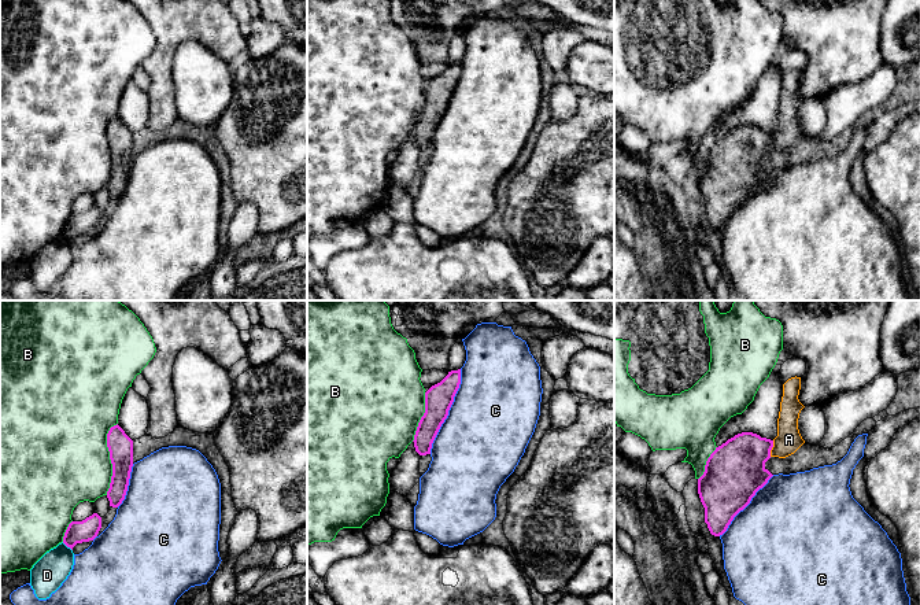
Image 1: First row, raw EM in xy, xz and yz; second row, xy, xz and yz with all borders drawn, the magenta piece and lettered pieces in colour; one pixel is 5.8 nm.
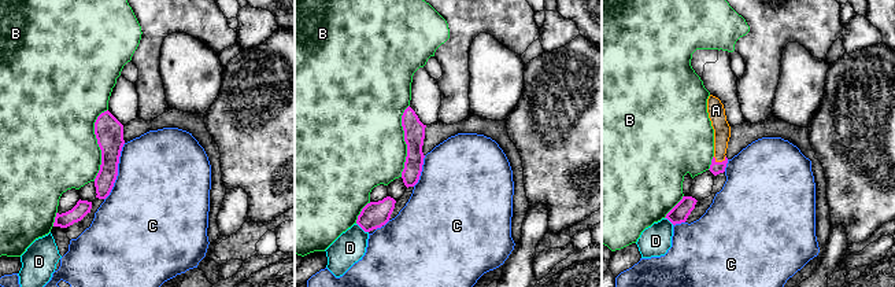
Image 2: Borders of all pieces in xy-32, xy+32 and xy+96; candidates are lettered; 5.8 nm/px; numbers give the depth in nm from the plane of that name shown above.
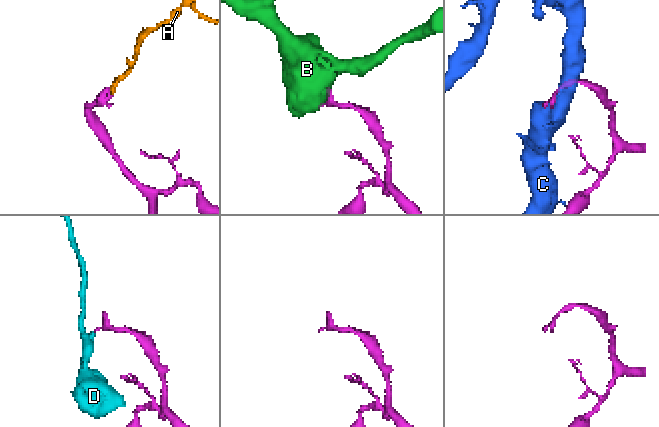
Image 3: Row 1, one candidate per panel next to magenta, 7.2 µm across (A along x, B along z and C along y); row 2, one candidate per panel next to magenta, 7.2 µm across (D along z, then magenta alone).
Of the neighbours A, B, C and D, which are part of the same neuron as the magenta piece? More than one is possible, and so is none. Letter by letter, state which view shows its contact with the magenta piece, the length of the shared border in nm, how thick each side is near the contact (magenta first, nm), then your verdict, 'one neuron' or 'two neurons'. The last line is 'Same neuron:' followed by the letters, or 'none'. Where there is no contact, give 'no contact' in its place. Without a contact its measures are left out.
A: contact in yz; length 100 nm; calibres 360 and 150 nm; one neuron
B: contact in xy; length 420 nm; calibres 150 and 500 nm; two neurons
C: contact in xz; length 550 nm; calibres 160 and 480 nm; two neurons
D: contact in xy; length 80 nm; calibres 130 and 200 nm; two neurons
Same neuron: A

